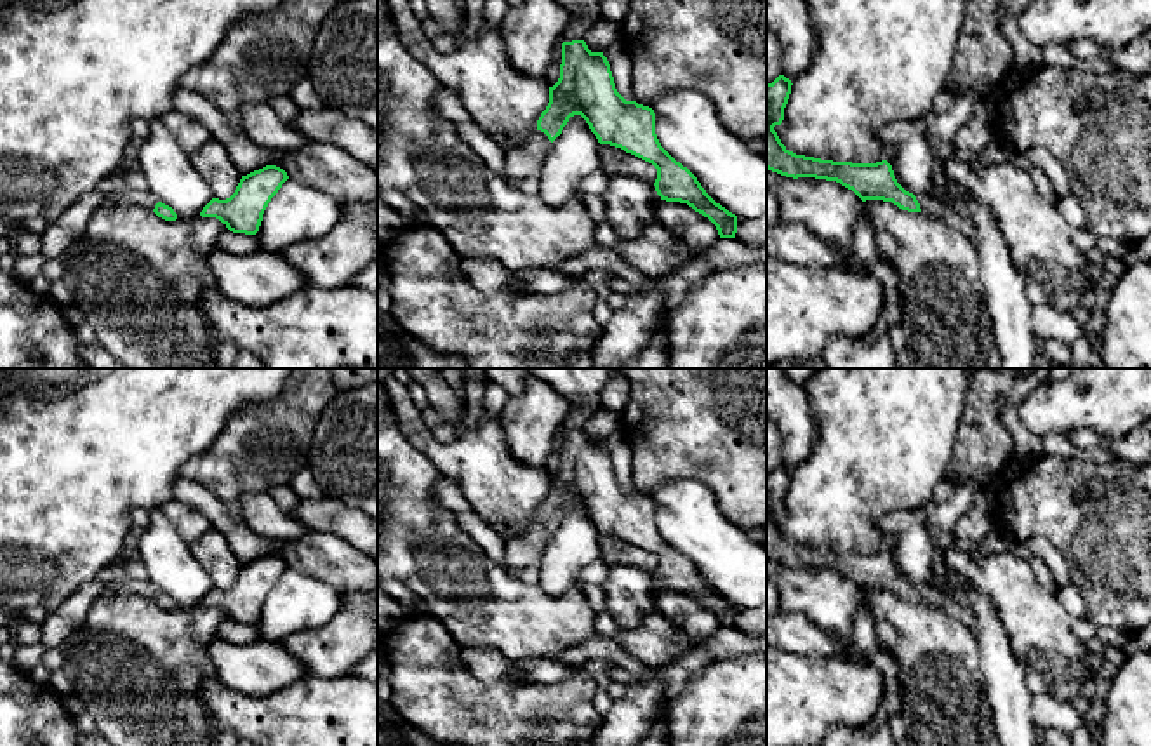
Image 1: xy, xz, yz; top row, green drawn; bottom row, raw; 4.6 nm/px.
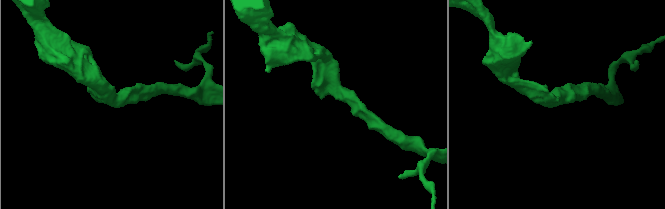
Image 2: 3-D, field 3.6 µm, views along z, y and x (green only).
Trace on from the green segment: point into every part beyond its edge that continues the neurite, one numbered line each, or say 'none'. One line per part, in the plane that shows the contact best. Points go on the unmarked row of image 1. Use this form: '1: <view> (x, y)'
1: xz (525, 550)

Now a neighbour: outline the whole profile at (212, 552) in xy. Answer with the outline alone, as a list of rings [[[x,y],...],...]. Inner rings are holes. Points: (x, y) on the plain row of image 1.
[[[214,527],[191,544],[191,553],[219,589],[230,588],[242,569],[226,537]]]

